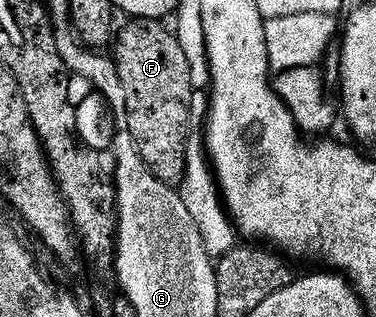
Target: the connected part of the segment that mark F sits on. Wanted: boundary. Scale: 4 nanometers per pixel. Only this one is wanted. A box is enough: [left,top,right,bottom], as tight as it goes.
[113,20,190,184]

